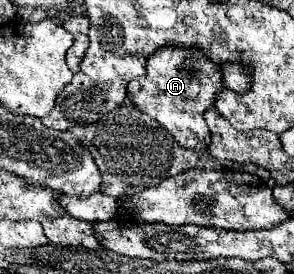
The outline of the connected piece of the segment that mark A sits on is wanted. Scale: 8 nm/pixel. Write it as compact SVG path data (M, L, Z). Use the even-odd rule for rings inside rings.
M167 46L159 48L159 52L153 52L147 58L145 70L145 76L141 76L139 80L131 80L127 86L127 94L133 104L141 112L147 112L151 118L155 118L167 132L175 136L181 146L197 152L207 150L207 144L211 140L203 114L205 110L215 106L215 98L221 92L223 74L219 66L207 60L207 56L199 52L199 48Z

